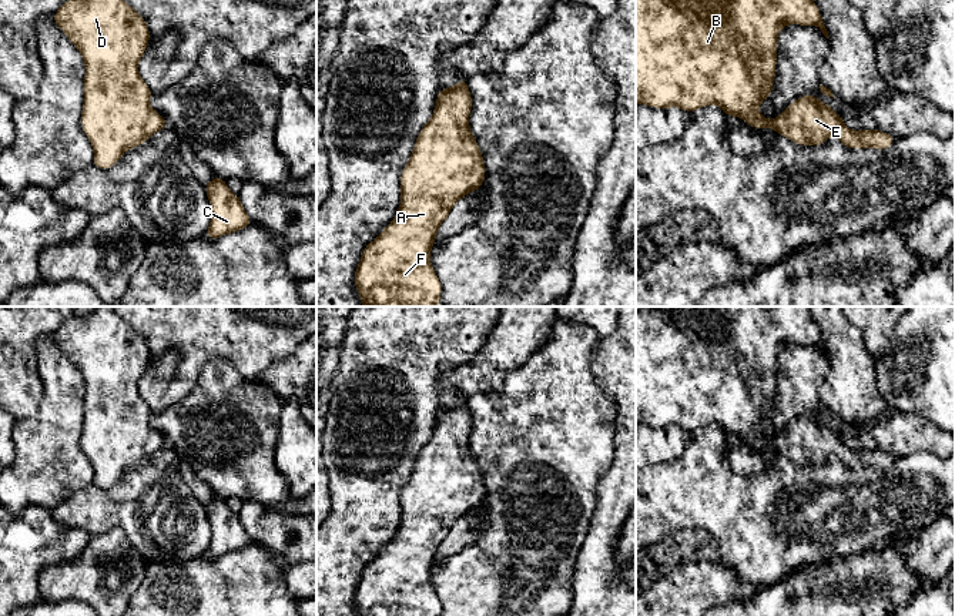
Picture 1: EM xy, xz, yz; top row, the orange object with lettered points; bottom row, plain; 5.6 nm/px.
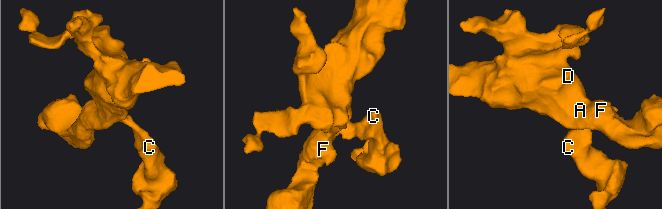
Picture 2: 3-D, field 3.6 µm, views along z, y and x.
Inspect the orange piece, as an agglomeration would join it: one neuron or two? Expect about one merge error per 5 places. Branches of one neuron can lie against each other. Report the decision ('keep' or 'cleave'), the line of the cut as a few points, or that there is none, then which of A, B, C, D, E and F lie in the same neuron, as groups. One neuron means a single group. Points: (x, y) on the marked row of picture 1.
keep | no cut | A B C D E F

